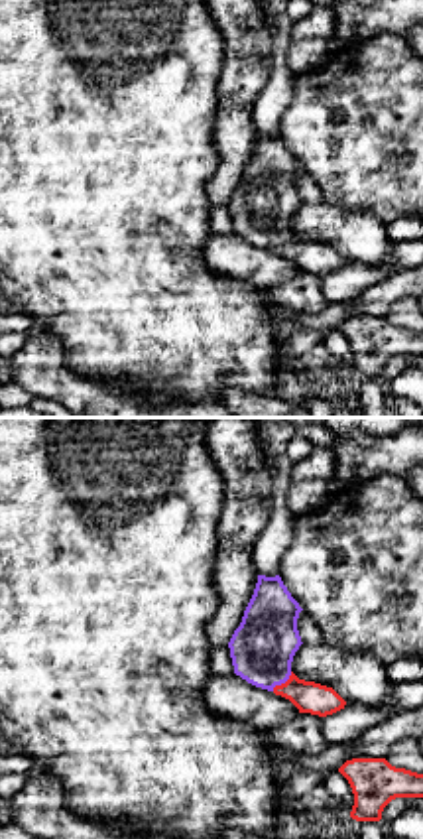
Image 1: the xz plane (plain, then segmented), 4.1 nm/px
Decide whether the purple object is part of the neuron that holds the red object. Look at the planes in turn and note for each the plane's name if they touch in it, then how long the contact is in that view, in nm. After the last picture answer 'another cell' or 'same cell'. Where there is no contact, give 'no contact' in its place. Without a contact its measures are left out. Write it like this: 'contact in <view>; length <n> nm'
contact in xz; length 120 nm

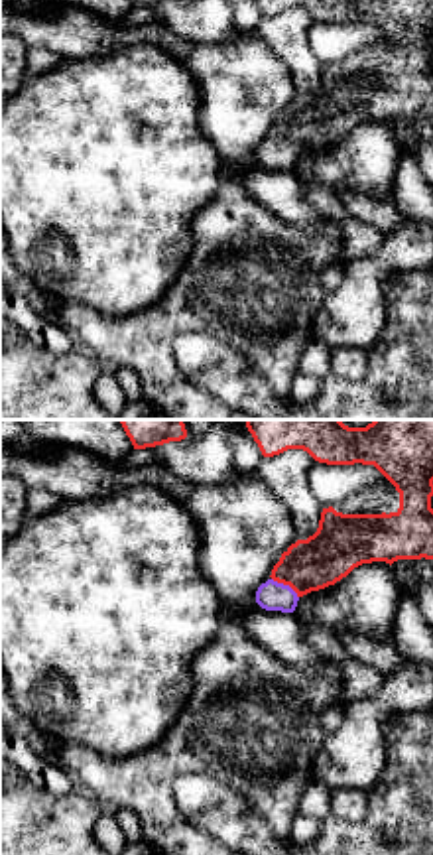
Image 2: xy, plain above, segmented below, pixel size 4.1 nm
contact in xy; length 140 nm

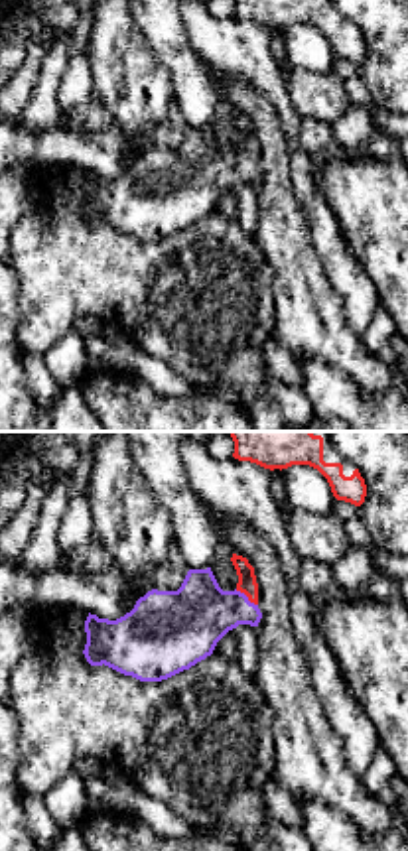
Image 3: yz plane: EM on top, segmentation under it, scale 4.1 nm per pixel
contact in yz; length 120 nm

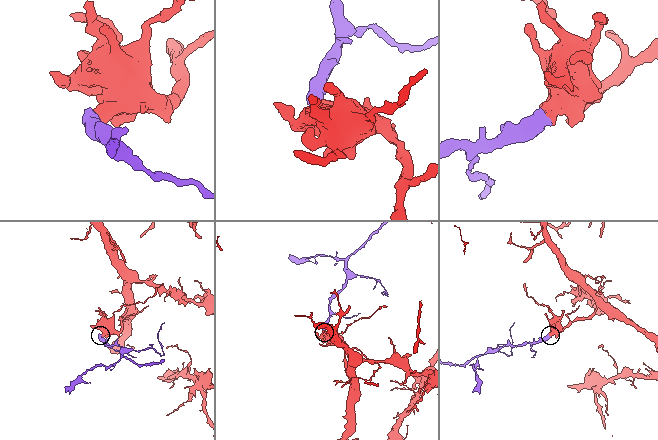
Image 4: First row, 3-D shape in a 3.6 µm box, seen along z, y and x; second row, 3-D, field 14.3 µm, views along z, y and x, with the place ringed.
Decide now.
same cell

